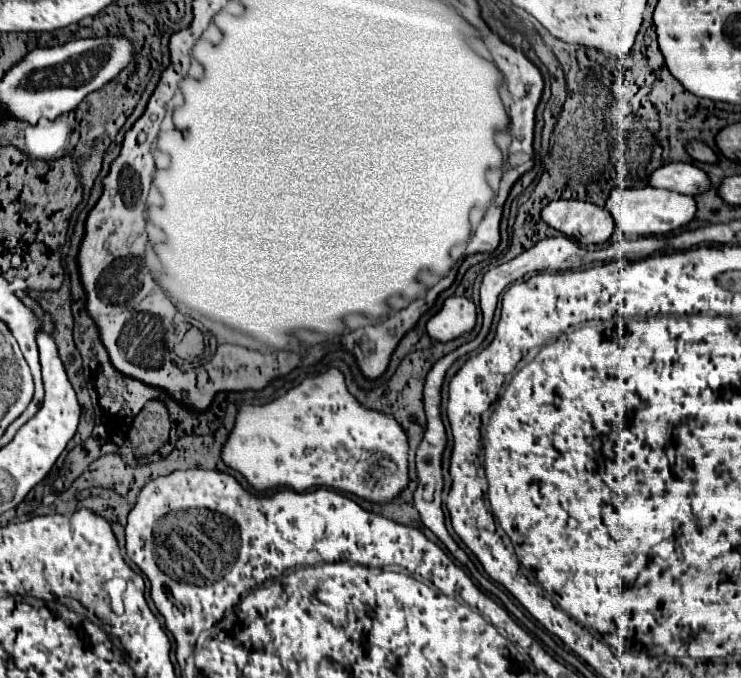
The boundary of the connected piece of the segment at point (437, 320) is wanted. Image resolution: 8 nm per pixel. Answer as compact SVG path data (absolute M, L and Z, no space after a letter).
M451 296L445 300L441 312L427 322L427 334L431 340L449 342L473 330L477 320L477 308L469 298Z

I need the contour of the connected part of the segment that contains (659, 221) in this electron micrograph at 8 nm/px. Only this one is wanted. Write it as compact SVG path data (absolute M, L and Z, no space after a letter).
M615 188L605 208L611 212L615 224L625 234L625 238L639 238L649 234L671 234L673 230L685 226L695 216L695 198L671 190L657 190L657 188Z

